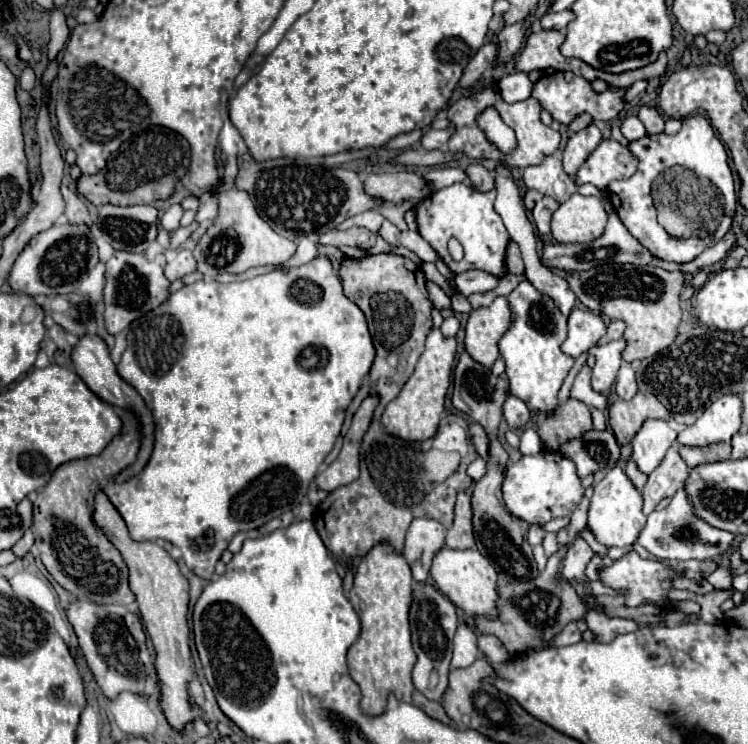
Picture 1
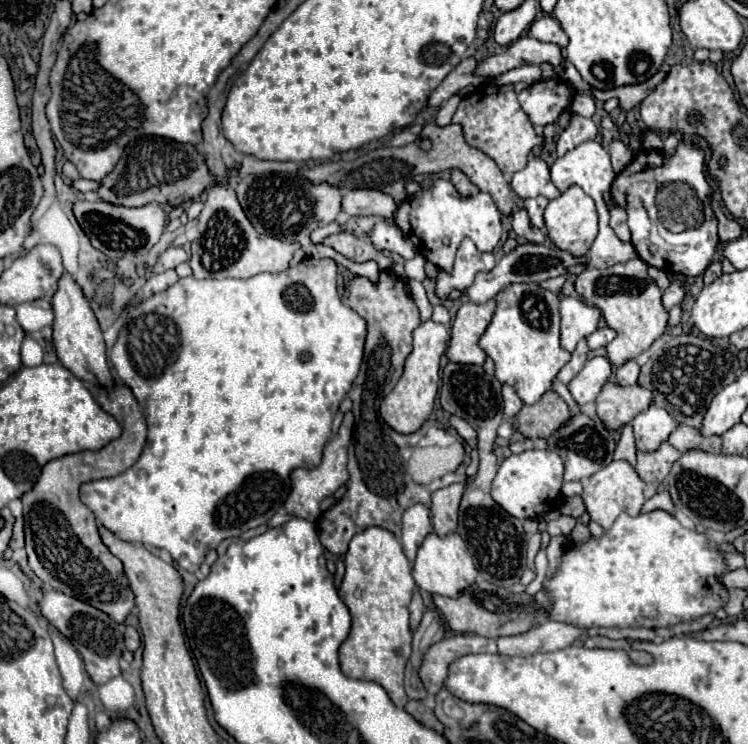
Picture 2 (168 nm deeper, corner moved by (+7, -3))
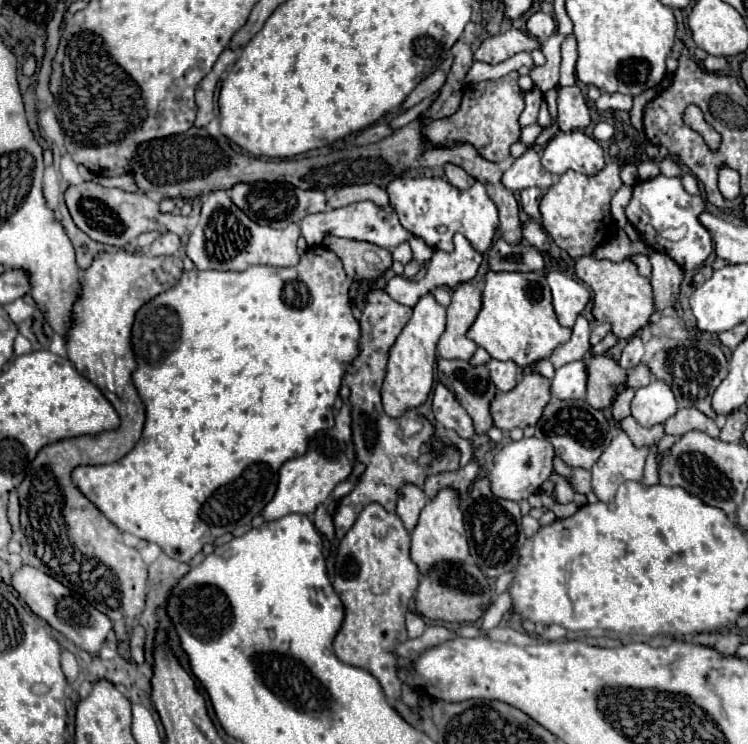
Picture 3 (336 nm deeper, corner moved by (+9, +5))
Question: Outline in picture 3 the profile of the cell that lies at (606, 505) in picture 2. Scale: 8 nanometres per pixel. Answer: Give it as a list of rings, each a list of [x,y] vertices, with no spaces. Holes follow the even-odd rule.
[[[617,432],[613,442],[591,468],[591,486],[595,496],[603,500],[603,504],[611,504],[623,480],[641,482],[647,452],[647,448],[635,448],[625,432]]]

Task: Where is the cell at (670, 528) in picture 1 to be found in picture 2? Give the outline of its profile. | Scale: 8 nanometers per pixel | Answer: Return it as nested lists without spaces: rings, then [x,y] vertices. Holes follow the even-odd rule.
[[[661,490],[661,492],[653,494],[643,504],[643,510],[641,512],[651,512],[651,510],[657,510],[657,508],[665,508],[667,512],[673,512],[673,502],[671,502],[671,496],[669,496],[669,490]]]

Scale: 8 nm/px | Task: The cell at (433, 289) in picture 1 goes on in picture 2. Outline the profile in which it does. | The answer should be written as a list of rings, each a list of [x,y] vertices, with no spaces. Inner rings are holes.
[[[417,254],[415,258],[407,260],[405,262],[405,272],[409,278],[415,278],[415,280],[425,280],[425,258],[421,254]]]

